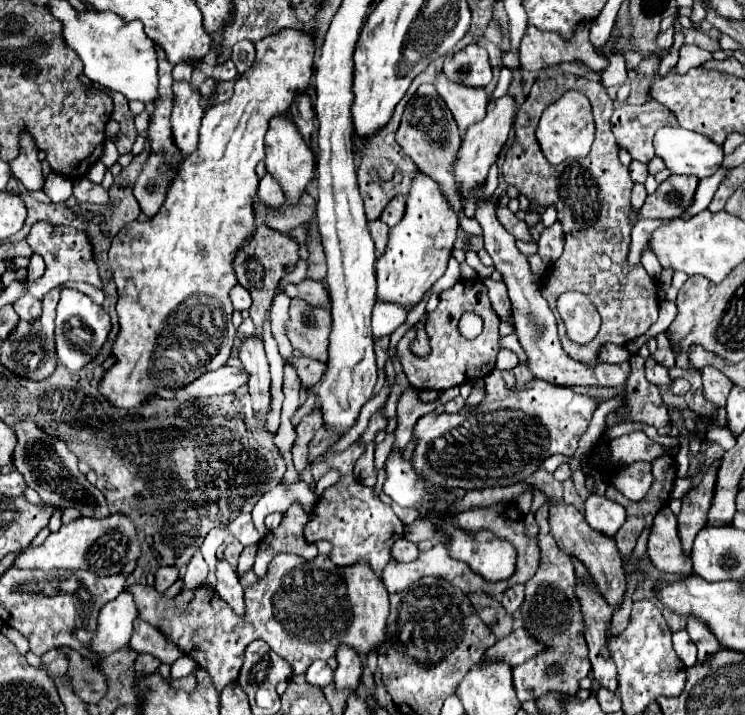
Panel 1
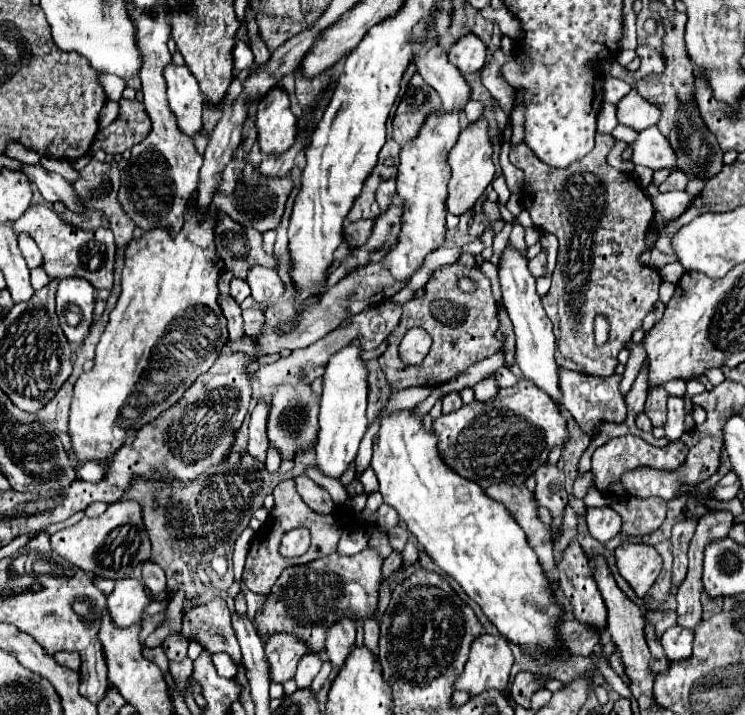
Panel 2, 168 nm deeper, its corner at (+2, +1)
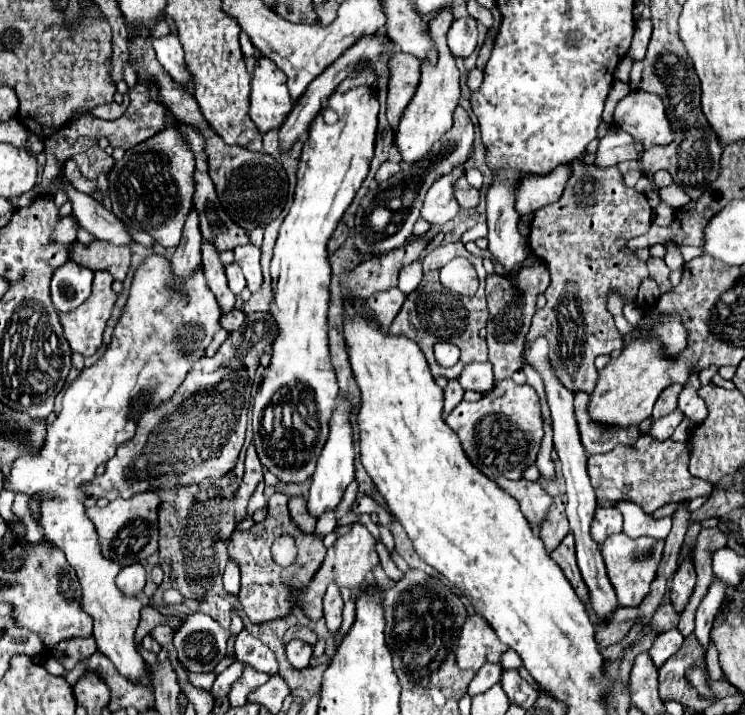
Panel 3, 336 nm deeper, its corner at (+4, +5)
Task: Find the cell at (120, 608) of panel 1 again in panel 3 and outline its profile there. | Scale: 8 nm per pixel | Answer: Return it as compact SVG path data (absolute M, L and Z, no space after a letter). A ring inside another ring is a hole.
M132 563L128 567L124 567L118 577L116 583L120 587L120 591L128 597L134 597L136 593L140 593L146 585L146 569L142 563Z

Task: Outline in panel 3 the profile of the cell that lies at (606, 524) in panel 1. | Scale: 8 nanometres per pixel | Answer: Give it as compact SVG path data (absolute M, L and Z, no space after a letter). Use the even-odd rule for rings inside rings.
M598 507L596 509L596 515L594 515L594 521L592 521L592 539L602 545L610 535L614 533L622 533L622 513L618 509L604 509L604 507Z

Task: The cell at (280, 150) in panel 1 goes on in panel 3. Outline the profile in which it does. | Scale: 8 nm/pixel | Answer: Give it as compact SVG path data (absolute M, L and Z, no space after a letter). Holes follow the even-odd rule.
M266 57L256 59L252 93L250 93L250 119L266 133L278 129L292 111L292 99L286 89L286 75Z

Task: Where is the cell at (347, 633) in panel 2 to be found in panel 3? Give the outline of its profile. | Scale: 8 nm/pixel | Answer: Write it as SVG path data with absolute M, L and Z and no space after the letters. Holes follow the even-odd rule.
M336 583L328 585L328 591L324 595L324 619L328 625L330 633L336 633L340 623L342 623L342 609L344 609L344 601L340 595L340 589Z

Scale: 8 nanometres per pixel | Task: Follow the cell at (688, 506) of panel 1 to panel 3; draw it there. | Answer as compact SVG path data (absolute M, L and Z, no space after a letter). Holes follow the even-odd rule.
M686 557L680 565L680 569L674 573L672 577L672 605L676 615L682 615L682 611L686 609L692 593L694 593L694 585L696 585L696 571L694 571L694 563L690 561L690 557Z

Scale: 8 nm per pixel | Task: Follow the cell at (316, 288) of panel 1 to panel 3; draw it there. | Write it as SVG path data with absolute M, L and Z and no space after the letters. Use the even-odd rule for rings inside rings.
M252 243L240 245L234 249L234 261L242 267L244 277L248 281L248 289L256 291L262 283L262 269L260 269L260 249Z

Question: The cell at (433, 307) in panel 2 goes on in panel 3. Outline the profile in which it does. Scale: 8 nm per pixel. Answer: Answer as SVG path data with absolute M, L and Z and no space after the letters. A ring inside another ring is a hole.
M456 241L456 243L446 243L446 245L440 245L432 251L426 253L424 261L422 261L422 267L424 267L424 279L420 281L420 285L406 297L400 313L396 315L394 323L390 325L390 333L392 335L404 335L408 339L414 339L420 349L424 351L428 363L430 363L430 371L434 377L438 375L444 375L448 379L456 379L460 377L462 369L470 363L484 363L488 361L488 347L486 347L486 339L480 337L480 329L486 327L486 319L488 319L488 307L486 307L486 297L484 297L484 277L486 277L486 271L484 271L484 265L482 265L482 257L476 257L472 253L466 251L464 243ZM454 257L466 257L470 263L474 263L476 271L478 271L478 279L480 279L480 287L476 291L474 297L460 297L460 295L446 295L446 289L442 287L440 279L438 279L438 271L444 267L446 261L454 259ZM438 341L448 341L448 343L454 343L458 349L460 349L460 361L446 369L446 367L440 367L434 359L434 345Z

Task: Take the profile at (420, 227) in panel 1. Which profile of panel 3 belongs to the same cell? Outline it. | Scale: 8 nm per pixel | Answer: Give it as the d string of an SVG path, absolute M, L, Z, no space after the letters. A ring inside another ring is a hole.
M450 5L440 7L440 11L428 21L428 33L432 35L432 41L436 45L438 51L438 61L432 63L422 63L422 71L420 71L420 83L416 87L414 97L410 99L408 107L402 113L398 131L396 131L396 147L402 155L404 163L414 163L416 159L420 159L430 147L432 143L436 143L436 139L440 139L440 135L444 135L444 131L448 131L448 127L452 127L452 113L458 105L460 99L460 83L458 83L458 67L456 61L446 45L446 33L452 25L454 17L450 11Z

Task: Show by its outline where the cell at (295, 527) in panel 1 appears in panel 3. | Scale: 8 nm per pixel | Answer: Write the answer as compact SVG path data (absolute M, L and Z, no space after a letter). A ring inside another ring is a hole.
M274 493L268 501L268 515L262 523L254 523L250 529L240 531L234 529L230 543L228 543L228 557L234 559L240 567L240 605L246 617L252 623L264 623L264 621L274 621L274 619L284 619L296 609L296 599L292 599L292 589L294 587L306 587L310 579L316 575L320 569L324 557L326 557L326 547L322 545L322 539L316 535L296 535L296 525L290 519L288 513L288 497L282 493ZM280 535L290 535L296 541L298 547L298 557L290 567L280 567L274 563L270 547L276 537Z

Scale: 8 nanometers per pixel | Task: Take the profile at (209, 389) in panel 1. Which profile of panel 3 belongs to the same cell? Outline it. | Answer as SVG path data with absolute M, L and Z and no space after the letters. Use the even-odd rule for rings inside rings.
M390 287L390 289L374 293L370 299L366 299L364 309L372 311L376 315L376 319L378 319L378 323L382 325L382 329L388 331L394 317L398 315L404 299L406 299L406 295L398 287Z

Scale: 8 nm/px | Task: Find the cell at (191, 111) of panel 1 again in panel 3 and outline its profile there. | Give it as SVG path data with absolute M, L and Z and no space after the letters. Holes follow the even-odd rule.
M168 33L162 39L154 39L152 45L154 45L154 51L156 51L156 59L172 75L172 79L176 79L176 83L180 83L184 87L190 87L192 75L184 67L184 49L182 49L178 35Z

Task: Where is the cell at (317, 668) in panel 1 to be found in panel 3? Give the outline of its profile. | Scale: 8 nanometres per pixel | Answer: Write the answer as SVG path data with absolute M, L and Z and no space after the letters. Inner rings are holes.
M292 639L286 643L286 655L288 655L288 661L296 667L296 669L304 669L308 667L310 663L310 657L312 657L312 647L304 641L298 641L298 639Z

